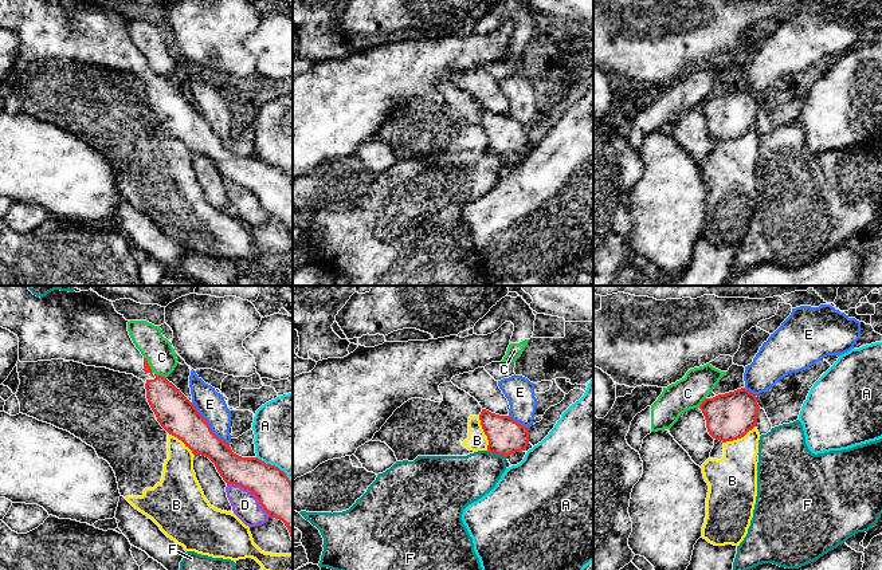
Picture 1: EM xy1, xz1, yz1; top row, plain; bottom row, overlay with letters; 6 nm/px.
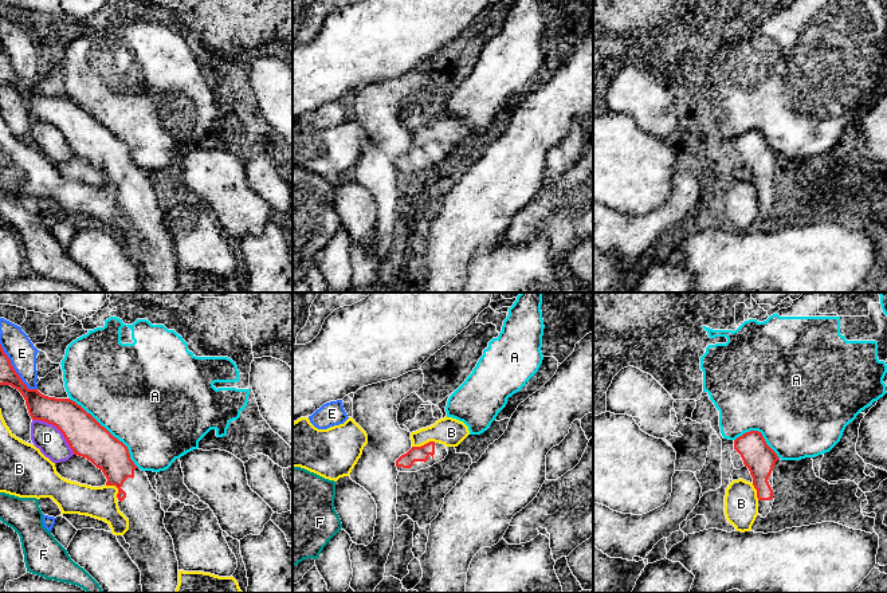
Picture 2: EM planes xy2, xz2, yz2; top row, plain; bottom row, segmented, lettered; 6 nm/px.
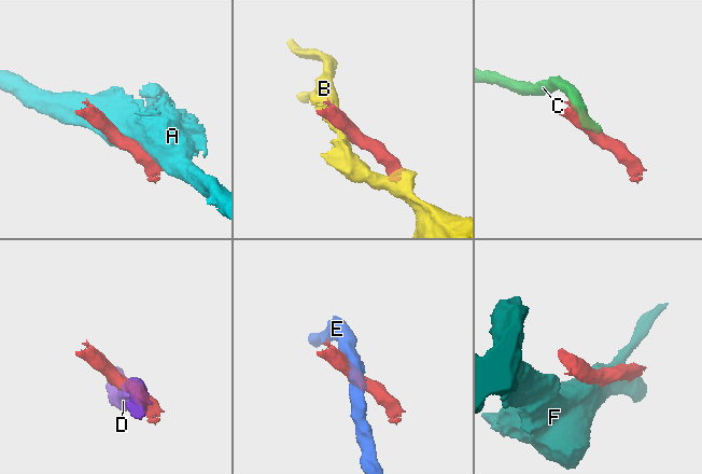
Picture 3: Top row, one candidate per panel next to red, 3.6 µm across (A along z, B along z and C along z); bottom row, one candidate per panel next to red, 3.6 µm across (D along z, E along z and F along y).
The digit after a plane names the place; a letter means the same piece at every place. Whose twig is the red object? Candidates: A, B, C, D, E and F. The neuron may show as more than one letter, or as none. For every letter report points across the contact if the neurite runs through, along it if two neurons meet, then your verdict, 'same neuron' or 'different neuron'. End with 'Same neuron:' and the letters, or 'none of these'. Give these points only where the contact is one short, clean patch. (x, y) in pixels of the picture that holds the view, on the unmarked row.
A: different neuron
B: different neuron
C: border along yz1 (705, 97), (698, 106); different neuron
D: border along xy2 (32, 118), (51, 122), (62, 133), (74, 153); different neuron
E: different neuron
F: border along xz1 (486, 150), (501, 153), (506, 157); different neuron
Same neuron: none of these

